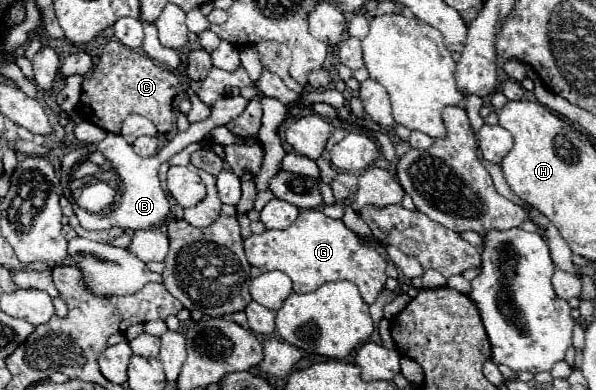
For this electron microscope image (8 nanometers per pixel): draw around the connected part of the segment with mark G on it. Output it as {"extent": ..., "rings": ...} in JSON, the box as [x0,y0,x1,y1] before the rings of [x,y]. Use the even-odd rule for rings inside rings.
{"extent":[244,210,386,304],"rings":[[[302,210],[296,222],[286,230],[264,230],[244,240],[246,258],[260,270],[282,270],[294,282],[294,292],[314,292],[324,282],[354,282],[366,304],[374,304],[386,282],[386,260],[376,246],[362,242],[342,220],[322,214],[322,210]]]}

